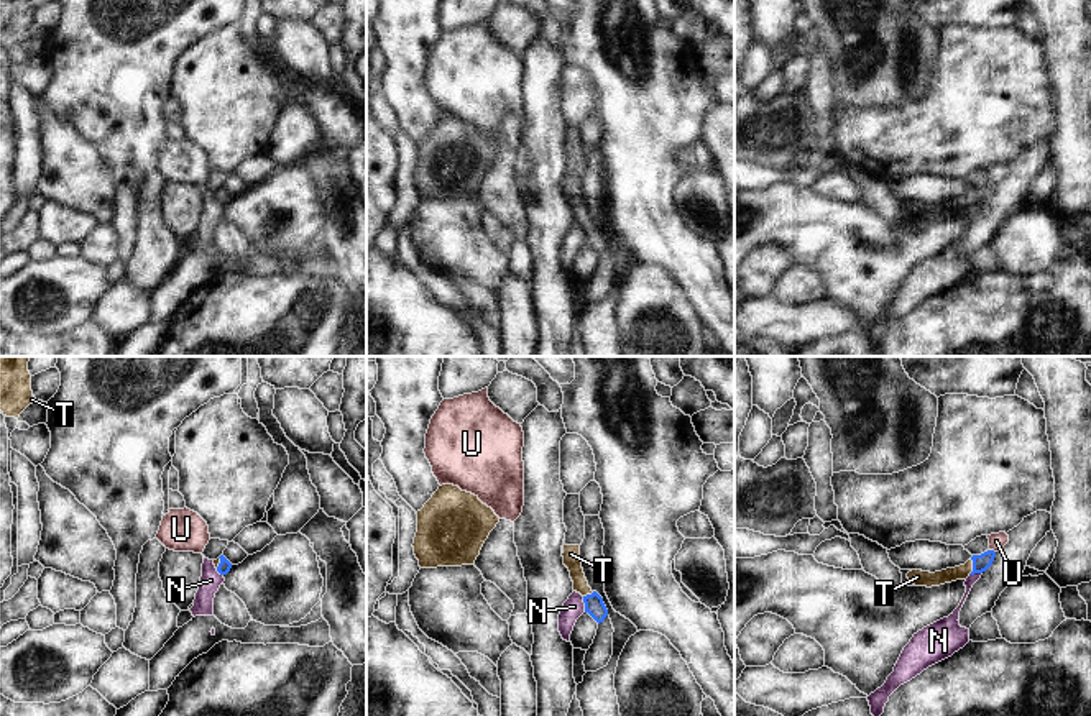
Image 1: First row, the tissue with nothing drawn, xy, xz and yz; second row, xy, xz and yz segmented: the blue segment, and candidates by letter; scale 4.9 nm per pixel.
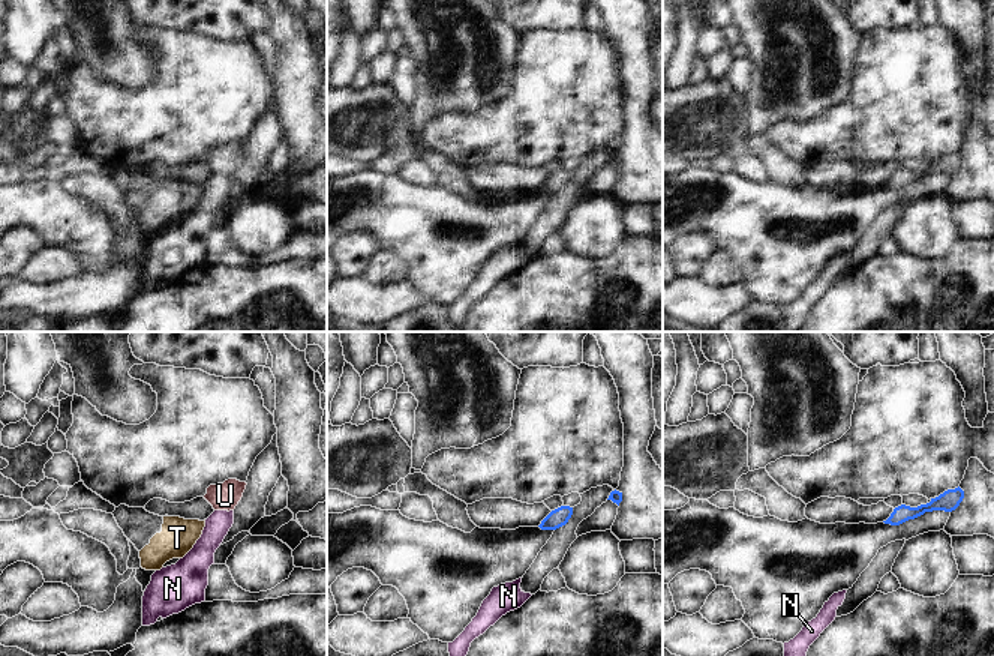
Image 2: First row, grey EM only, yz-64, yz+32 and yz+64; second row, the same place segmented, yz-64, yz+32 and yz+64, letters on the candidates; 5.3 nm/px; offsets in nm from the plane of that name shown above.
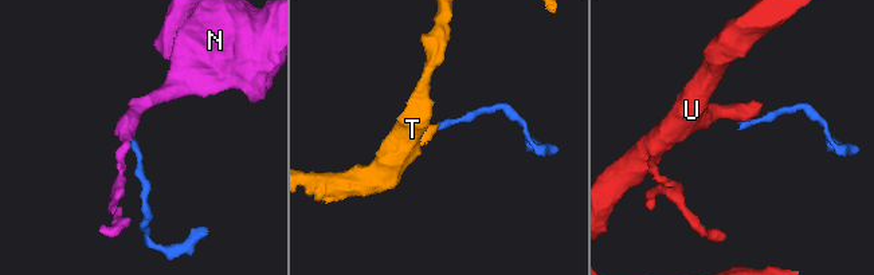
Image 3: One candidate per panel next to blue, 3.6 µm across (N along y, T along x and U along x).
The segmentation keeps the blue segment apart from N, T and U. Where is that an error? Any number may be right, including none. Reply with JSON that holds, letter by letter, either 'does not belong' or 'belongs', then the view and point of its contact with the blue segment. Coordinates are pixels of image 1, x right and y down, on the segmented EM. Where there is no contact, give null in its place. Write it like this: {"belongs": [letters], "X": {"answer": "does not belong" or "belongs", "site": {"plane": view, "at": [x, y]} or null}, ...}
{"belongs": ["T"], "N": {"answer": "does not belong", "site": {"plane": "xz", "at": [585, 605]}}, "T": {"answer": "belongs", "site": {"plane": "yz", "at": [973, 567]}}, "U": {"answer": "does not belong", "site": {"plane": "yz", "at": [991, 550]}}}

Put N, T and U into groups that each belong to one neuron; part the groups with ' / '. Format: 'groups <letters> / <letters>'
groups N / T / U

